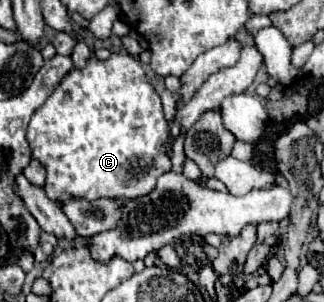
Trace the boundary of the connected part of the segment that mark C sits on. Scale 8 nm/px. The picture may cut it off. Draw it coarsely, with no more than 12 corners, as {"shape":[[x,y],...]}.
{"shape":[[246,46],[174,120],[140,62],[92,54],[34,112],[46,196],[128,202],[204,112],[254,82]]}

